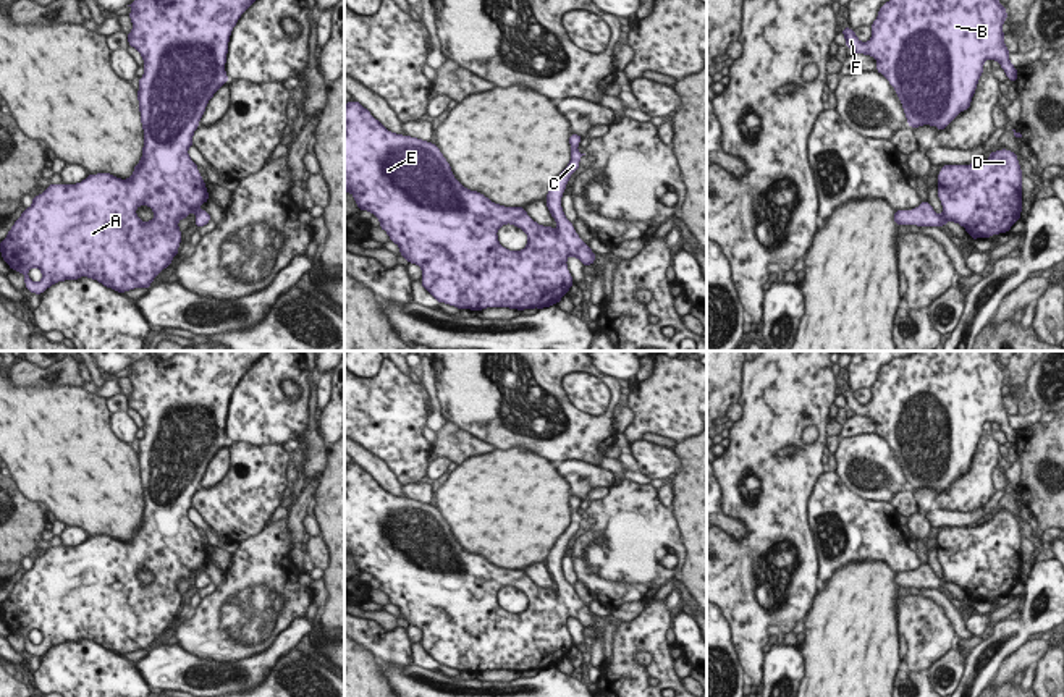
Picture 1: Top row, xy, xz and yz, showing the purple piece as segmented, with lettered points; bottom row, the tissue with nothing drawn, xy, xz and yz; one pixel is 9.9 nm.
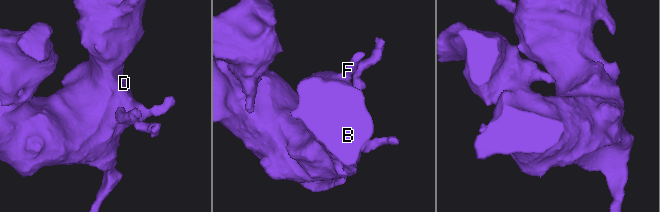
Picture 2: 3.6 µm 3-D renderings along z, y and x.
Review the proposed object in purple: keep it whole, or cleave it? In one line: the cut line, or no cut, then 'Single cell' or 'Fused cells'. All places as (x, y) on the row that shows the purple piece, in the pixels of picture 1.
No split. Single cell.

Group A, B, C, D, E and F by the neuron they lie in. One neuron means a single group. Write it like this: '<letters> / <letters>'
A B C D E F

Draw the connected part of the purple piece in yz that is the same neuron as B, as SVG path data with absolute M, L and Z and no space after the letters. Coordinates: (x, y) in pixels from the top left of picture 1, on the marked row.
M889 0L880 8L868 42L860 42L855 31L849 27L844 27L842 34L846 47L854 53L872 55L878 61L876 71L894 87L910 128L930 125L941 131L970 107L988 58L999 61L1007 79L1015 82L1017 68L1009 61L1009 50L1004 45L1003 23L1006 19L1007 13L999 0Z

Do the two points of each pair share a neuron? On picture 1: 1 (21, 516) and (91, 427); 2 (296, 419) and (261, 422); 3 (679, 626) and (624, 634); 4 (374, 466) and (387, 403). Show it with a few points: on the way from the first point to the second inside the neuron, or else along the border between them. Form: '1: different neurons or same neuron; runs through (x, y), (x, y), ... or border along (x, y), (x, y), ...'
1: different neurons; border along (16, 485), (25, 497), (39, 502), (47, 510)
2: same neuron; runs through (288, 419), (269, 419)
3: different neurons; border along (675, 613), (670, 626)
4: different neurons; border along (361, 445), (379, 456), (401, 484)

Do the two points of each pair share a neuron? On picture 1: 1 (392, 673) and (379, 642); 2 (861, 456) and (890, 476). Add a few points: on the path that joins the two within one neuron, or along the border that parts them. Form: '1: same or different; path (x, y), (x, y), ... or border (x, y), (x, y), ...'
1: different; border (374, 655), (385, 663), (411, 665)
2: same; path (867, 463), (883, 476)

